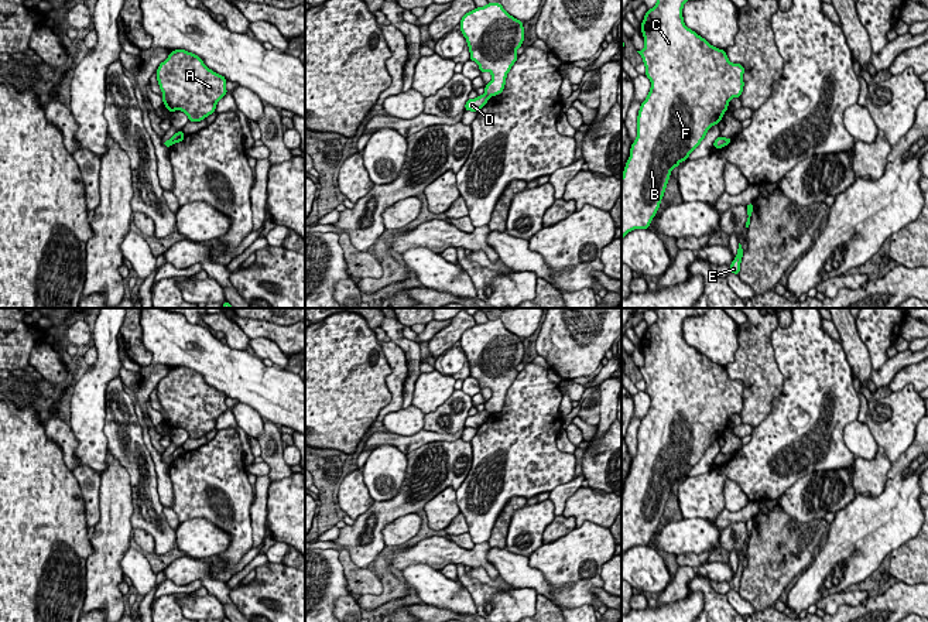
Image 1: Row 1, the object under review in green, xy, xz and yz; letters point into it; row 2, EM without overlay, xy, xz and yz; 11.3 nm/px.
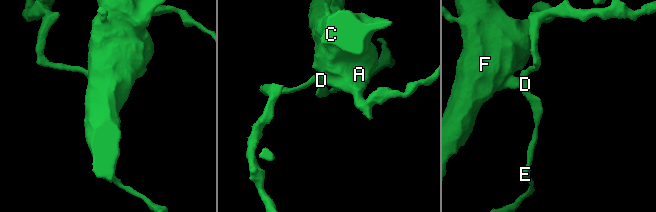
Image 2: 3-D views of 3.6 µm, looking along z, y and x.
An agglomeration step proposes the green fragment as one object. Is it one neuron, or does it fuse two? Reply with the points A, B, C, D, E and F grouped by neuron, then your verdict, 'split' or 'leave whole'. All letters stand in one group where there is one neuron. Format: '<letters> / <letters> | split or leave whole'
A B C F / D E | split

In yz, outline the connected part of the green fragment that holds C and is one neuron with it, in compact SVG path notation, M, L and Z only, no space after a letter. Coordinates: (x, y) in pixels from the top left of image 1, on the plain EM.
M654 308L657 321L647 327L641 338L644 365L637 369L651 404L640 423L637 454L621 493L621 557L634 546L648 546L664 515L671 488L688 476L713 441L719 441L729 418L742 413L743 382L732 380L726 368L712 363L684 339L684 321L708 310Z

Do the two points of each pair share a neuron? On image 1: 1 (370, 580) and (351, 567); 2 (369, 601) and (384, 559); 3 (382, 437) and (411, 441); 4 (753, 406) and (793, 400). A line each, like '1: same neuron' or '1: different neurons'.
1: same neuron
2: same neuron
3: same neuron
4: different neurons

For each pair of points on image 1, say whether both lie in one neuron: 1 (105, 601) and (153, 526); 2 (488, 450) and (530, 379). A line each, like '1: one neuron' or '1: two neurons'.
1: two neurons
2: one neuron

